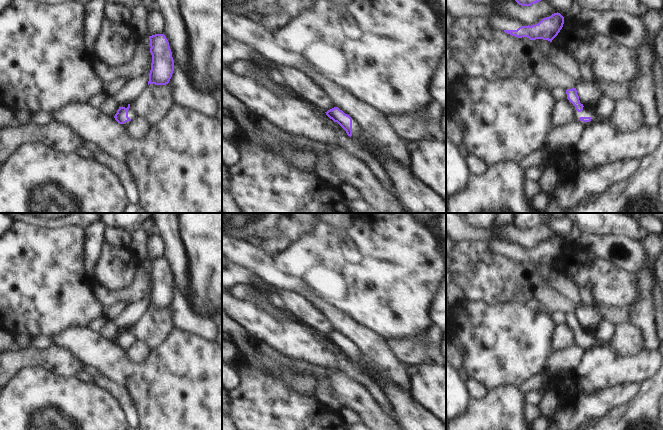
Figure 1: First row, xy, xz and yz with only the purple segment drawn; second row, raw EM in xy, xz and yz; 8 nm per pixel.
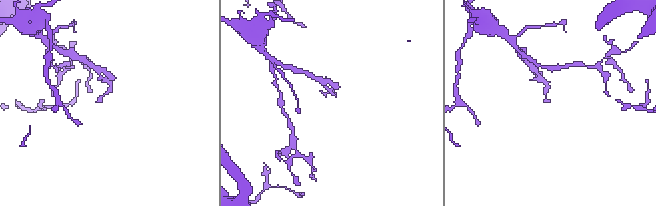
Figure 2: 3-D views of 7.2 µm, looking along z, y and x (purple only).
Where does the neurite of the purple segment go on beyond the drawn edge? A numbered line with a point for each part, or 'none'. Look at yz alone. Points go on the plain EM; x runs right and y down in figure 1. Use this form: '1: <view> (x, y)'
1: yz (595, 342)

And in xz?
1: xz (356, 356)

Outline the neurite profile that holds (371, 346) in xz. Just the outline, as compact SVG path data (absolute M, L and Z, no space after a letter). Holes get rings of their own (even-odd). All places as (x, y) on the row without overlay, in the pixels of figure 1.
M305 293L303 296L328 320L336 331L358 347L361 358L369 359L387 381L394 382L404 392L410 393L412 389L410 368L406 363L394 357L384 338L367 327L354 322L312 294Z

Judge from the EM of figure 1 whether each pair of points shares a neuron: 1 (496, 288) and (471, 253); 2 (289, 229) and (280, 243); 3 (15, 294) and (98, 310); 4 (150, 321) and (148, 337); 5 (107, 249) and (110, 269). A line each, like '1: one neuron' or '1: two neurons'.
1: one neuron
2: two neurons
3: one neuron
4: one neuron
5: one neuron

